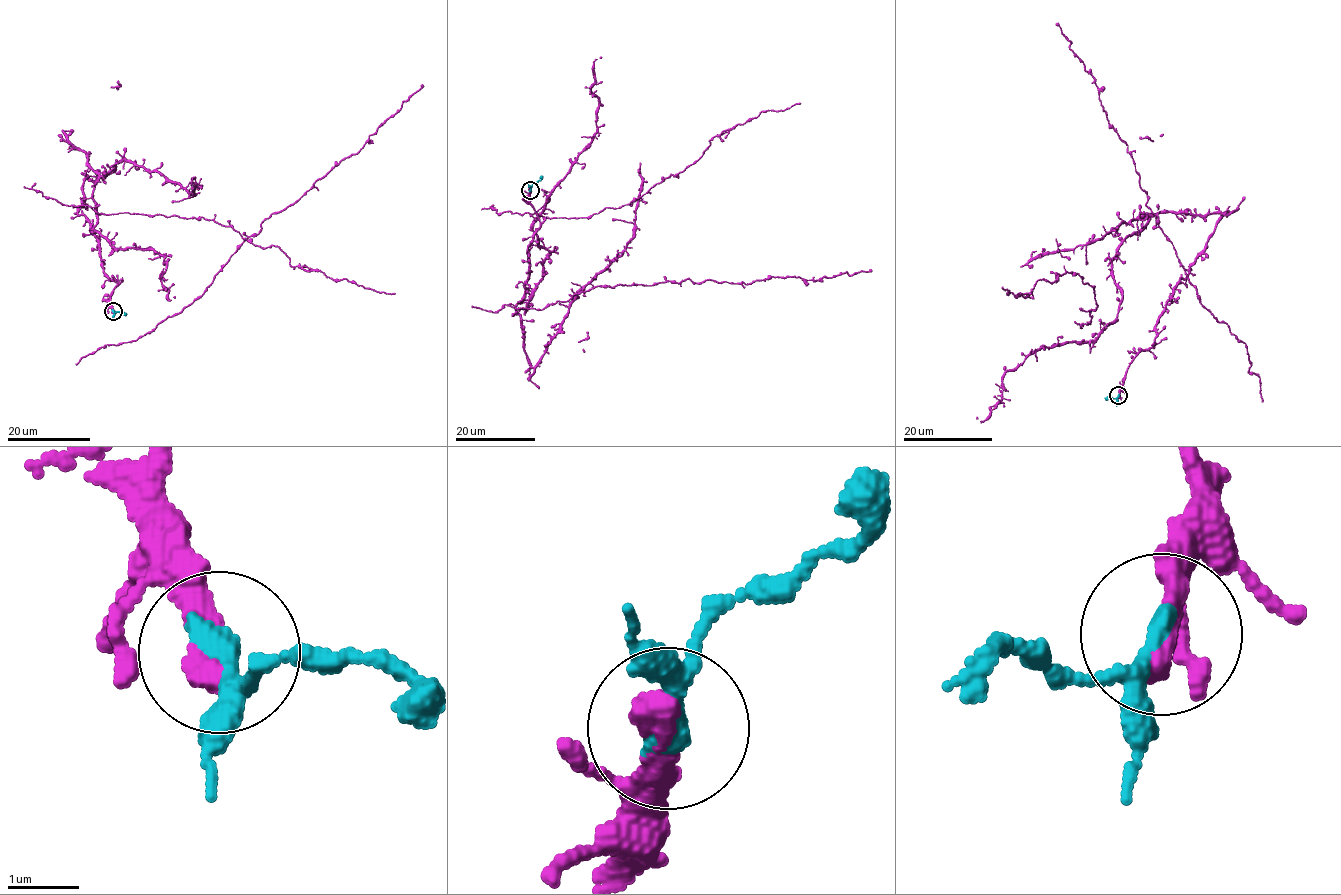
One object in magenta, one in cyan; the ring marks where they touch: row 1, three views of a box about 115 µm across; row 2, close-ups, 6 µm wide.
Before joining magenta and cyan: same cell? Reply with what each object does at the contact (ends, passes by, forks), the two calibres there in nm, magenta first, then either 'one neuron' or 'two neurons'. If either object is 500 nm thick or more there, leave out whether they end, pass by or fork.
magenta ends | cyan ends | 400/380 nm | one neuron

